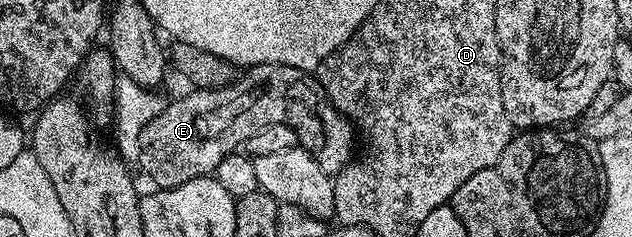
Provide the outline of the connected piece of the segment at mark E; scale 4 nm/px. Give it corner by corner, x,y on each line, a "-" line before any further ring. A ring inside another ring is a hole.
260,64
259,66
251,66
243,69
241,73
235,77
233,82
230,82
224,88
212,88
211,90
199,90
197,88
189,91
191,94
186,94
183,98
178,98
175,102
172,100
167,101
163,108
155,119
152,119
150,123
144,127
142,135
140,136
140,156
137,160
137,165
142,166
142,170
151,178
155,183
155,187
167,190
173,186
179,186
184,184
188,180
196,180
197,178
205,178
213,175
217,171
220,160
224,160
224,156
235,153
246,141
248,141
253,134
260,132
260,128
264,128
268,124
288,124
288,128
292,128
296,132
298,137
298,146
301,149
309,152
311,156
320,164
320,168
328,175
338,174
349,166
352,159
355,157
354,154
354,134
356,138
356,127
349,118
339,114
338,109
330,102
330,97
322,91
322,87
318,85
317,77
311,76
307,71
297,70
291,66
285,66
284,64

